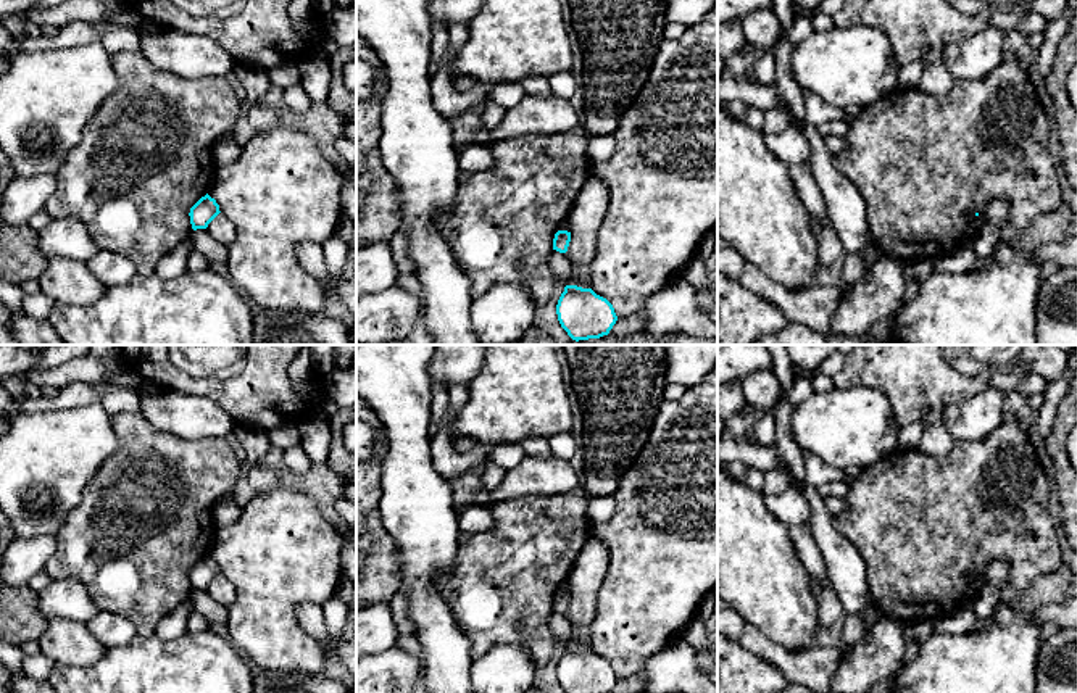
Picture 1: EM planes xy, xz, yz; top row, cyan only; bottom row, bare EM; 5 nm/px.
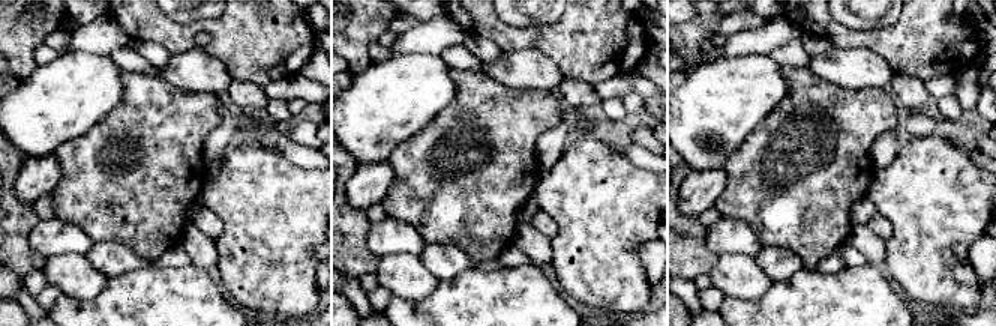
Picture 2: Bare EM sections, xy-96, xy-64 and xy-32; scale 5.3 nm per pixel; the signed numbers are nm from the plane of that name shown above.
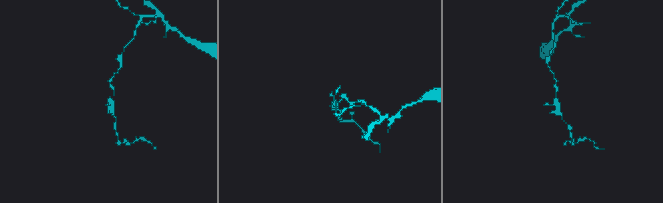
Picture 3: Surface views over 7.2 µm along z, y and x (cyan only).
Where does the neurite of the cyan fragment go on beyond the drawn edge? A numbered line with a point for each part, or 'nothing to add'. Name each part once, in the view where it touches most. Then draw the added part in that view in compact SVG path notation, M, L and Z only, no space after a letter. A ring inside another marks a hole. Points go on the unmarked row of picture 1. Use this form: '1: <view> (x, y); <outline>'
nothing to add

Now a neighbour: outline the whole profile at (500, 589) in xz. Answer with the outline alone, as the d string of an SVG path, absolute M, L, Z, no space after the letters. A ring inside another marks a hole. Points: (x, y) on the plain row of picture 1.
M582 483L566 495L514 496L490 508L495 519L490 530L461 537L451 567L435 577L435 585L471 641L472 659L508 643L527 649L537 670L547 666L556 648L548 629L555 595L590 538L588 498Z

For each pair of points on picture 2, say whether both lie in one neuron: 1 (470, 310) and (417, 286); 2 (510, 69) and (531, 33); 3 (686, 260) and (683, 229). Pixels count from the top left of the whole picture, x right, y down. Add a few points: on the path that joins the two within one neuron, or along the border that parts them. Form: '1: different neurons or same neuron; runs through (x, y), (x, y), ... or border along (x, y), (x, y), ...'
1: different neurons; border along (441, 281), (423, 299), (398, 298)
2: different neurons; border along (503, 50), (513, 51), (534, 47), (555, 62)
3: same neuron; runs through (683, 253), (683, 236)

